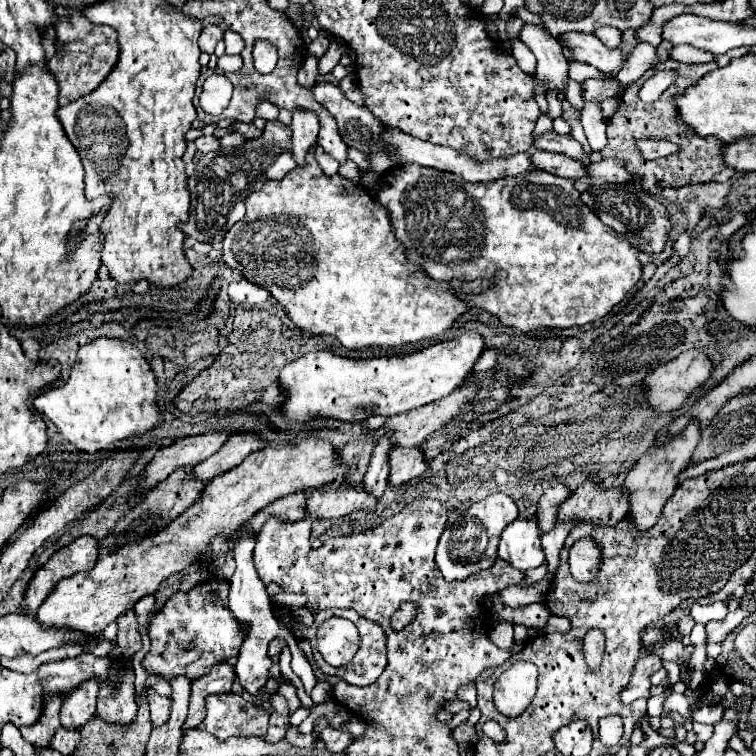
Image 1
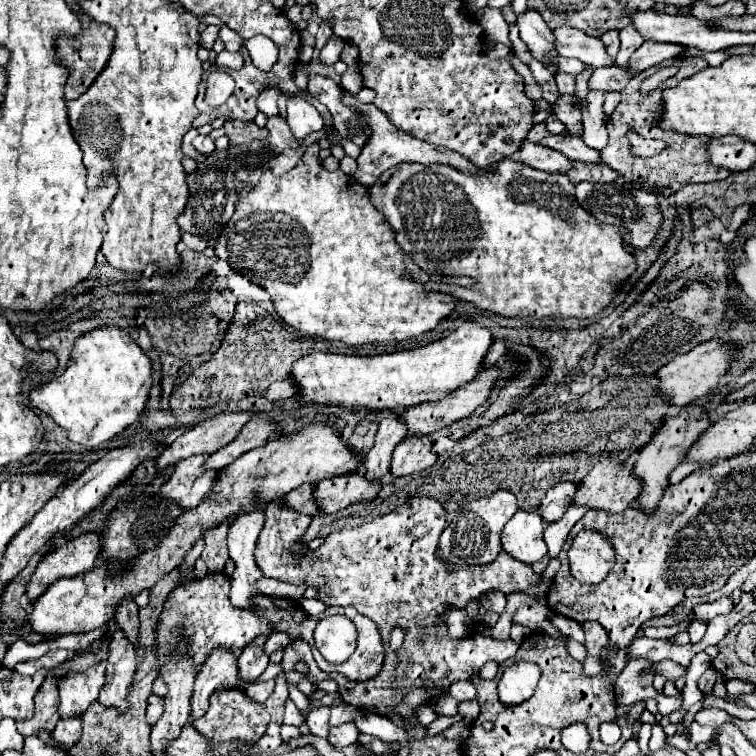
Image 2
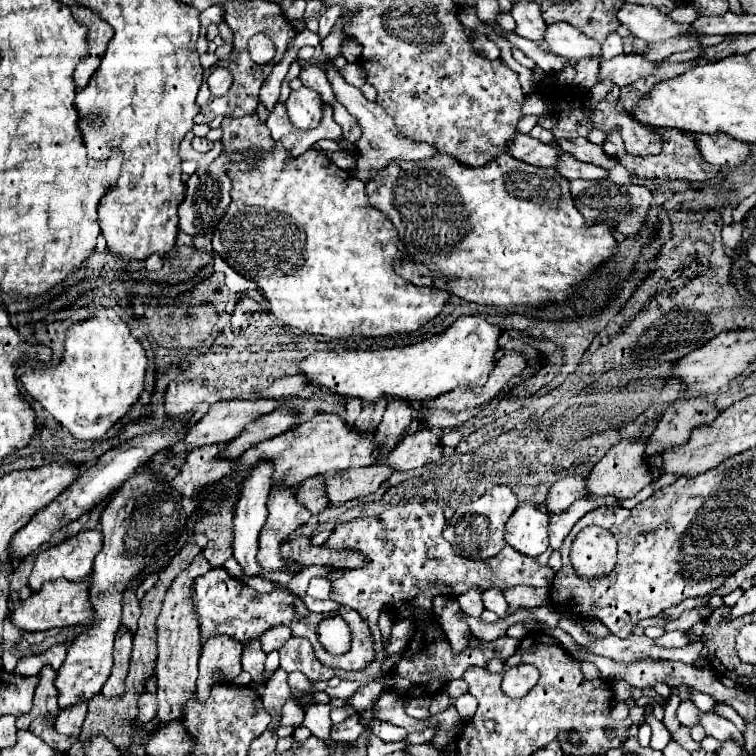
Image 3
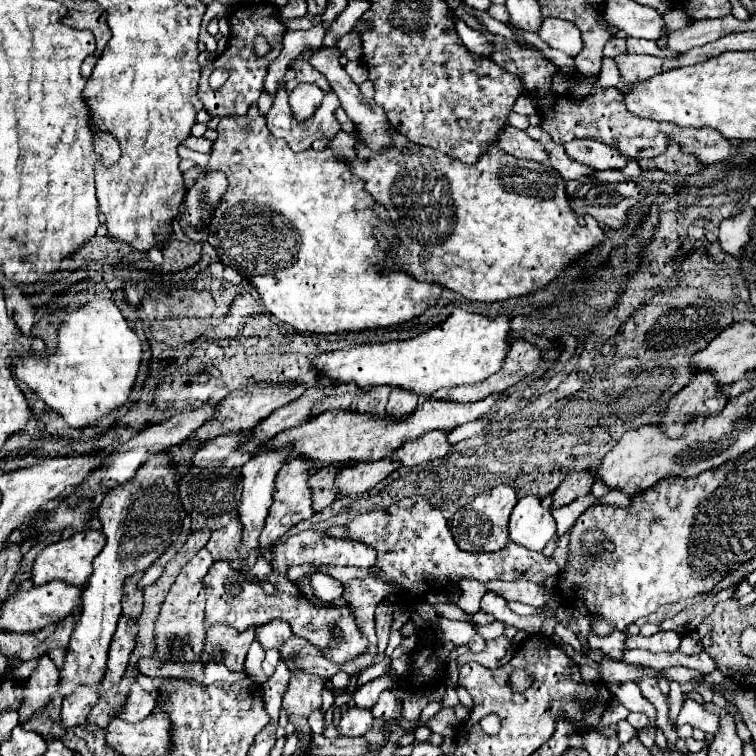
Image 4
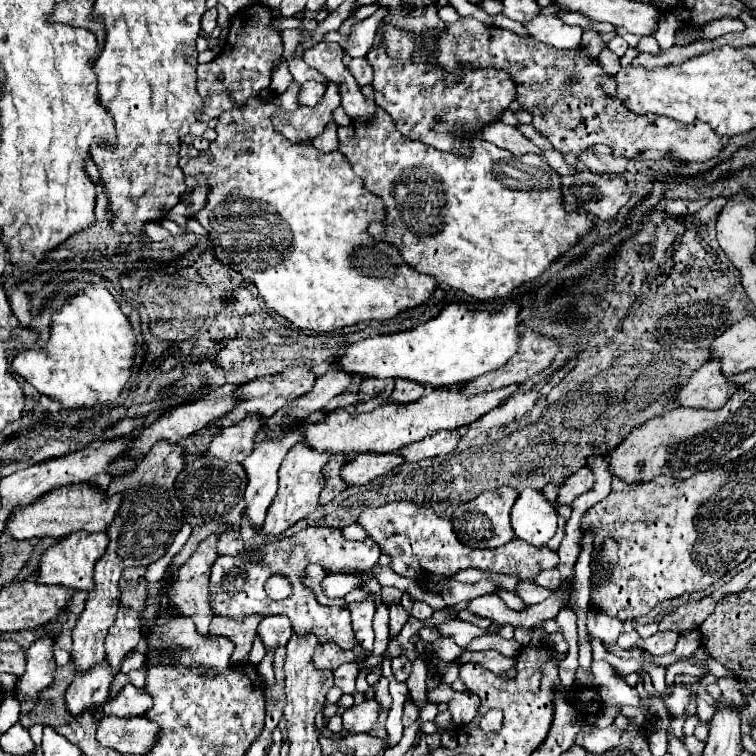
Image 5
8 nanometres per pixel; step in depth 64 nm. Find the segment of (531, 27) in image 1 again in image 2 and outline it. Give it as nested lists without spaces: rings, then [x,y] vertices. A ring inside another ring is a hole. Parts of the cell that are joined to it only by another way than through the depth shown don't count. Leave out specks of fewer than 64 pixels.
[[[526,8],[526,12],[516,14],[516,24],[520,28],[520,38],[530,48],[532,56],[538,62],[544,62],[546,58],[556,56],[552,30],[544,24],[540,12],[536,12],[534,8]]]

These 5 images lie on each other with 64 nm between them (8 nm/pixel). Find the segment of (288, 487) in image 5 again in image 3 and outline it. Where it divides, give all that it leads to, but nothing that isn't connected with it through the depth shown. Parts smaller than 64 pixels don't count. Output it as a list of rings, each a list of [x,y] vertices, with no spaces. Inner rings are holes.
[[[282,482],[272,486],[268,498],[268,520],[260,532],[260,550],[258,562],[264,570],[282,570],[294,568],[300,570],[298,564],[286,564],[280,556],[280,544],[311,517],[311,512],[296,500],[296,488],[288,488]]]

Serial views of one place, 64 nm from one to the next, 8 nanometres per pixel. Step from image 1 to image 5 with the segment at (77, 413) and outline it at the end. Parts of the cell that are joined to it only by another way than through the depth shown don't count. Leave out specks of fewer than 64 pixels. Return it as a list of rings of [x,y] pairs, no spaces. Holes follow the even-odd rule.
[[[88,282],[88,286],[74,296],[66,298],[64,306],[52,314],[50,338],[42,350],[22,350],[12,360],[12,370],[24,376],[40,394],[58,400],[66,408],[112,404],[130,378],[130,366],[134,356],[134,332],[128,318],[122,314],[114,296],[100,284]]]

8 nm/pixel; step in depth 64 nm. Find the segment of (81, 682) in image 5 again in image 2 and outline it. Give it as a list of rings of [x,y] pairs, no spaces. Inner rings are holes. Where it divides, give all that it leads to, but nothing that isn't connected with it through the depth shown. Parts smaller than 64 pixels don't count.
[[[72,716],[72,720],[60,718],[54,732],[52,732],[54,740],[66,748],[76,744],[80,740],[80,734],[82,734],[82,716]]]

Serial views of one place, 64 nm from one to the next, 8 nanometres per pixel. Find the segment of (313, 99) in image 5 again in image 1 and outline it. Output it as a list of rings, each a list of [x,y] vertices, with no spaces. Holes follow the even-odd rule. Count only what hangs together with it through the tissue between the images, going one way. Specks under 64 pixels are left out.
[[[296,108],[292,112],[292,154],[298,164],[306,164],[306,152],[316,144],[316,136],[320,130],[320,120],[316,112],[308,112],[306,108]]]

